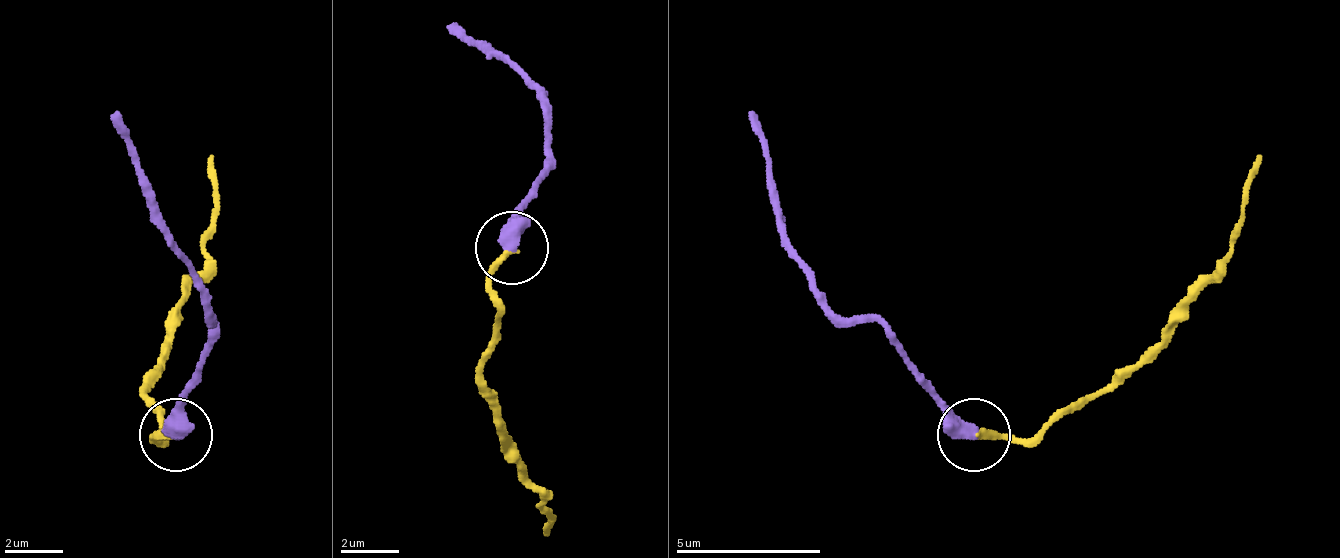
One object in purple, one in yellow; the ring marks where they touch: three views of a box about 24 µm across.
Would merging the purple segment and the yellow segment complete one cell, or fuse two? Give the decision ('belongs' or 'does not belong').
does not belong

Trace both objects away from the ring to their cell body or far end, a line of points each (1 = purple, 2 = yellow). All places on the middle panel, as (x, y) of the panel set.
1: (513, 249), (542, 148), (542, 97), (499, 53), (448, 24)
2: (513, 249), (491, 308), (484, 402), (542, 504), (542, 533)

